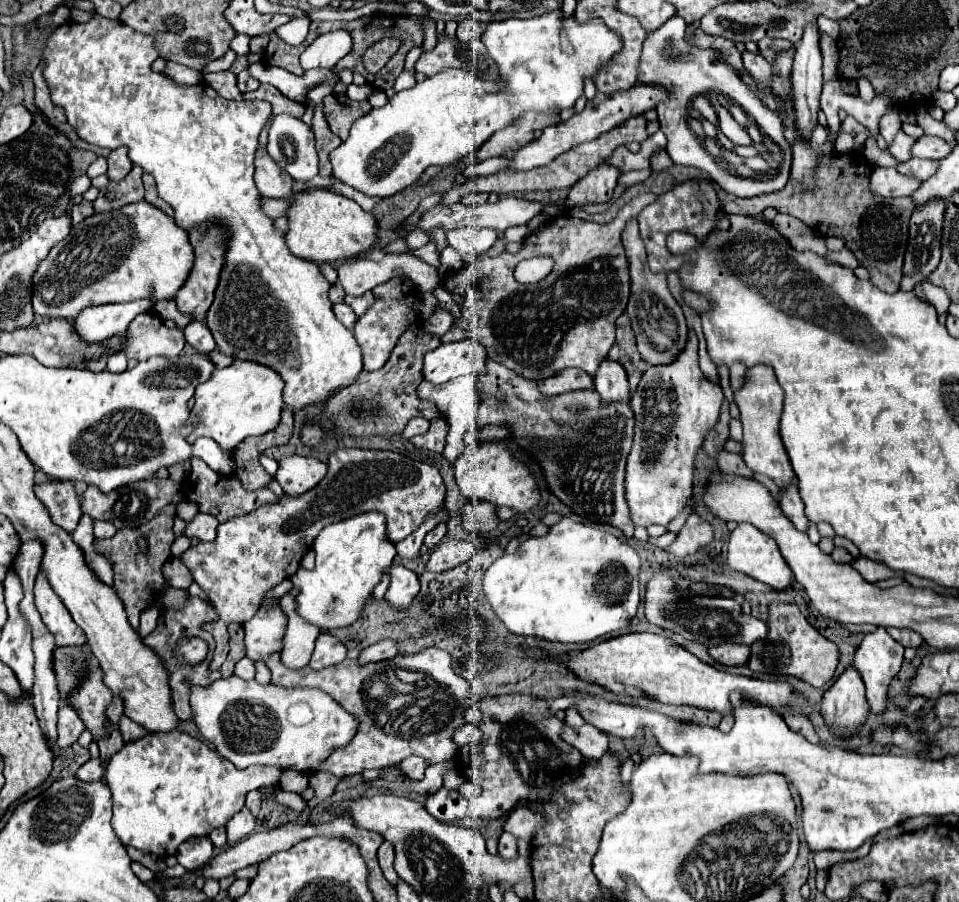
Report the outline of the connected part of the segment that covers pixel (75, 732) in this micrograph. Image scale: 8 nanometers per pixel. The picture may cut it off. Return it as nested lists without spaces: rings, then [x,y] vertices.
[[[61,706],[59,708],[59,722],[57,722],[57,730],[59,730],[59,746],[63,750],[67,750],[77,738],[79,734],[85,730],[81,718],[75,714],[75,710],[71,710],[69,706]]]

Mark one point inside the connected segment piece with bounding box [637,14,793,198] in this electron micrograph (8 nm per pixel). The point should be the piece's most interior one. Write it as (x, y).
(693, 71)

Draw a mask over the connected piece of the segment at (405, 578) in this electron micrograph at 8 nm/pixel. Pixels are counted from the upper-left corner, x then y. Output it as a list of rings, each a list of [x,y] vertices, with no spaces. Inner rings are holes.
[[[397,564],[397,566],[391,566],[389,576],[391,576],[391,584],[385,594],[385,600],[395,608],[407,608],[419,592],[417,574],[405,568],[403,564]]]

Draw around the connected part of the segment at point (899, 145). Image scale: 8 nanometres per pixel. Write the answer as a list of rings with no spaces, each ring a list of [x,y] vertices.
[[[903,130],[895,136],[895,140],[889,146],[889,154],[897,160],[897,162],[907,162],[911,158],[911,146],[913,146],[913,138],[907,136]]]

